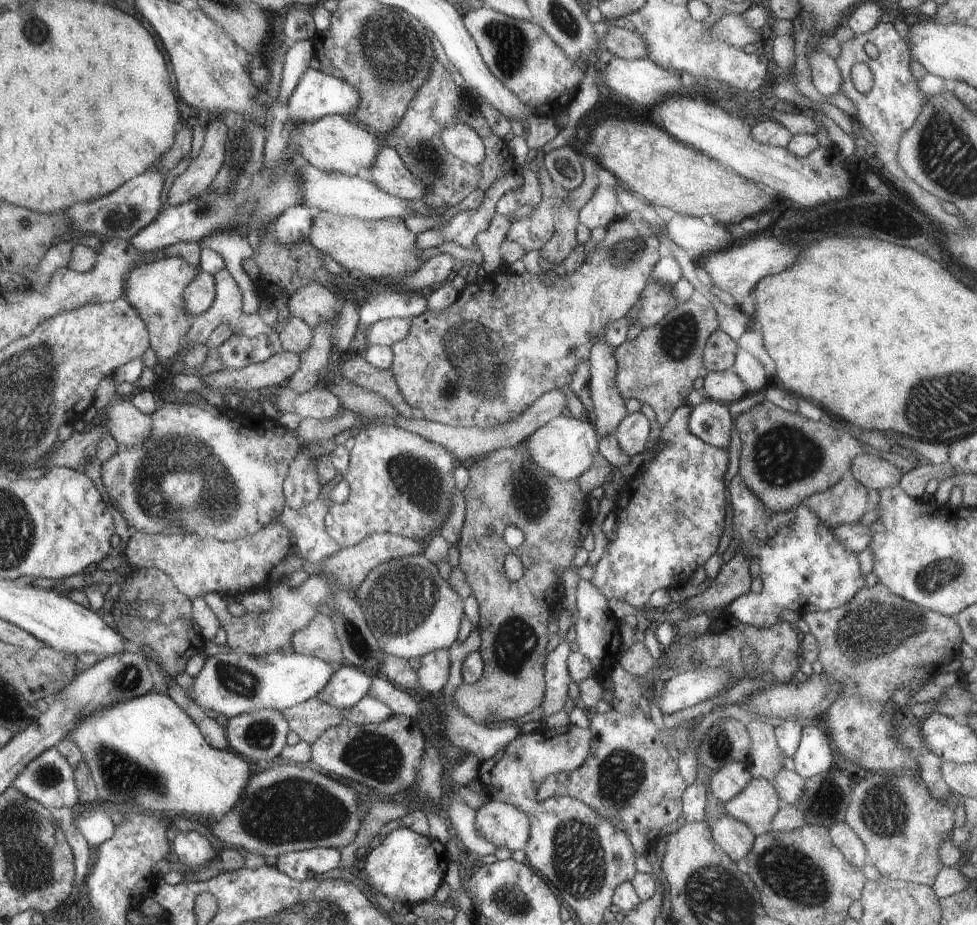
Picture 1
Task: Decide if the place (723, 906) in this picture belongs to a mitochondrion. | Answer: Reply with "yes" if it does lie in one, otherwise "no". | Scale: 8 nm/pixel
yes

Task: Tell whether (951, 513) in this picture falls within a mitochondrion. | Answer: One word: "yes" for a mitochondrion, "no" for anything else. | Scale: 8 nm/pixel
no

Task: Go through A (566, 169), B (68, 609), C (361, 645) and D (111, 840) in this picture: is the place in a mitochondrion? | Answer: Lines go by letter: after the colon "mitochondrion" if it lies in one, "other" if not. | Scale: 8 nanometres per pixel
A: mitochondrion
B: other
C: mitochondrion
D: other

